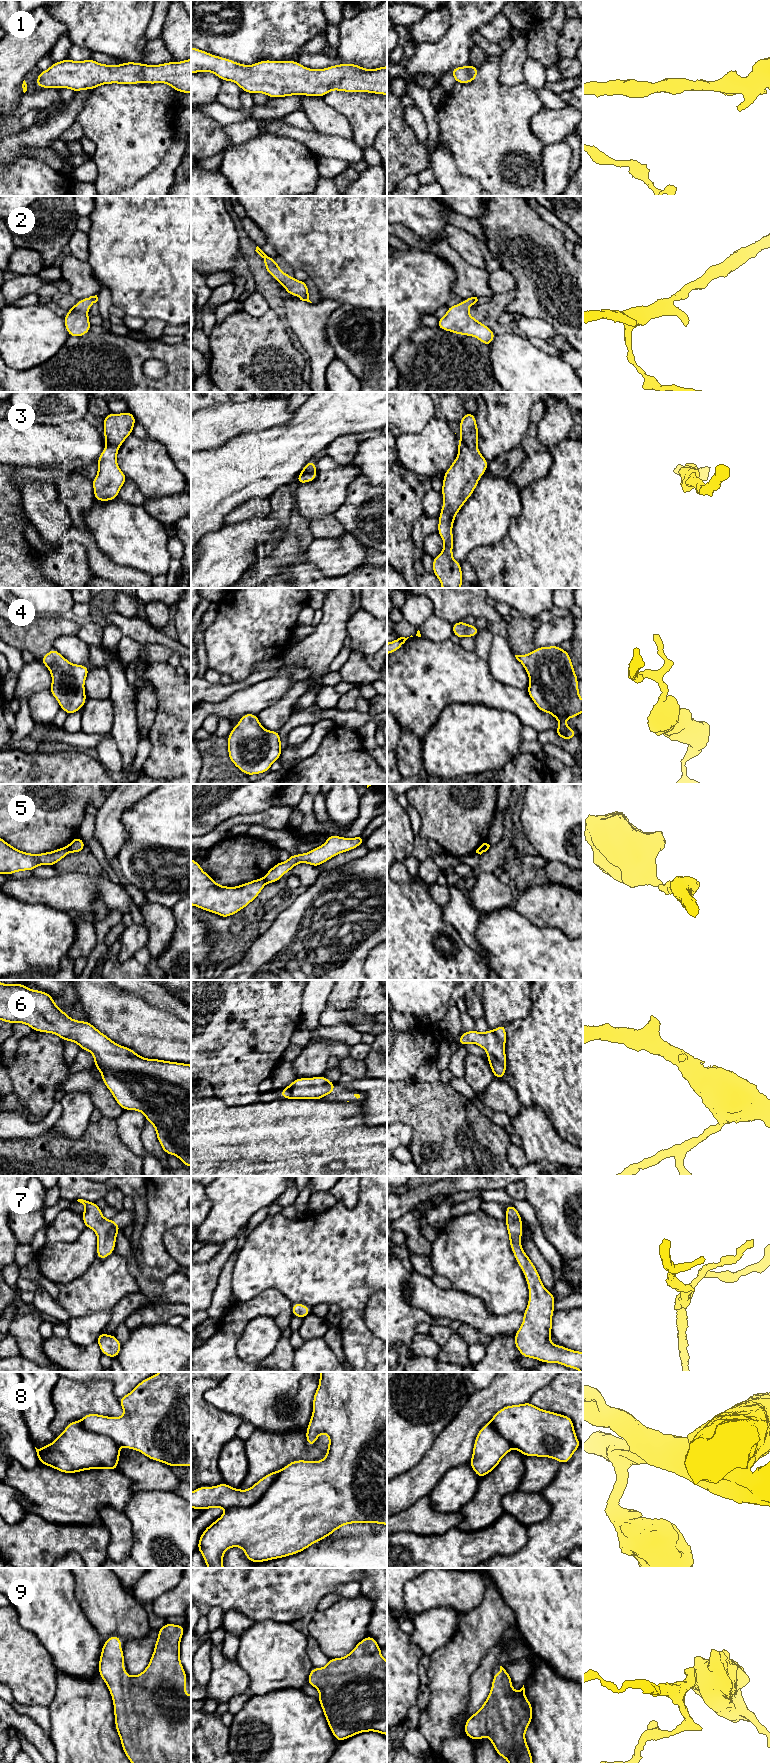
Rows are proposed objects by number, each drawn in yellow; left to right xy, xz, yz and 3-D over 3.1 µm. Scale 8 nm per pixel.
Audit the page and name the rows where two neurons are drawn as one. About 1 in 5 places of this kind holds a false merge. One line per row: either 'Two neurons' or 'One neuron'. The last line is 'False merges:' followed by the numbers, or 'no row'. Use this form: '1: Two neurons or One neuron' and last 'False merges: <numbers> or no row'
1: One neuron
2: One neuron
3: One neuron
4: One neuron
5: Two neurons
6: One neuron
7: One neuron
8: Two neurons
9: One neuron
False merges: 5, 8

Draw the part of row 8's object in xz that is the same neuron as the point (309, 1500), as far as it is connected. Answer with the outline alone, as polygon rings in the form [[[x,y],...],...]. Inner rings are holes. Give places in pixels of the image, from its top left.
[[[387,1372],[319,1374],[306,1442],[312,1447],[320,1434],[327,1434],[329,1444],[325,1458],[290,1462],[258,1502],[250,1507],[229,1509],[210,1524],[201,1534],[197,1547],[208,1568],[224,1568],[223,1554],[231,1547],[241,1547],[250,1562],[259,1563],[297,1554],[347,1524],[387,1525]]]

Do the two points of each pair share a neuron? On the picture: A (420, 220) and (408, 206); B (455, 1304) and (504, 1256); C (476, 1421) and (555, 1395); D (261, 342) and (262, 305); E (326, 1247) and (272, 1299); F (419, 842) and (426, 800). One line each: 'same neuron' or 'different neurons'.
A: same neuron
B: different neurons
C: different neurons
D: different neurons
E: different neurons
F: different neurons

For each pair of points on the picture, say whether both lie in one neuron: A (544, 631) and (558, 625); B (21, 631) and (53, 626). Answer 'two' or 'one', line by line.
A: one
B: one

